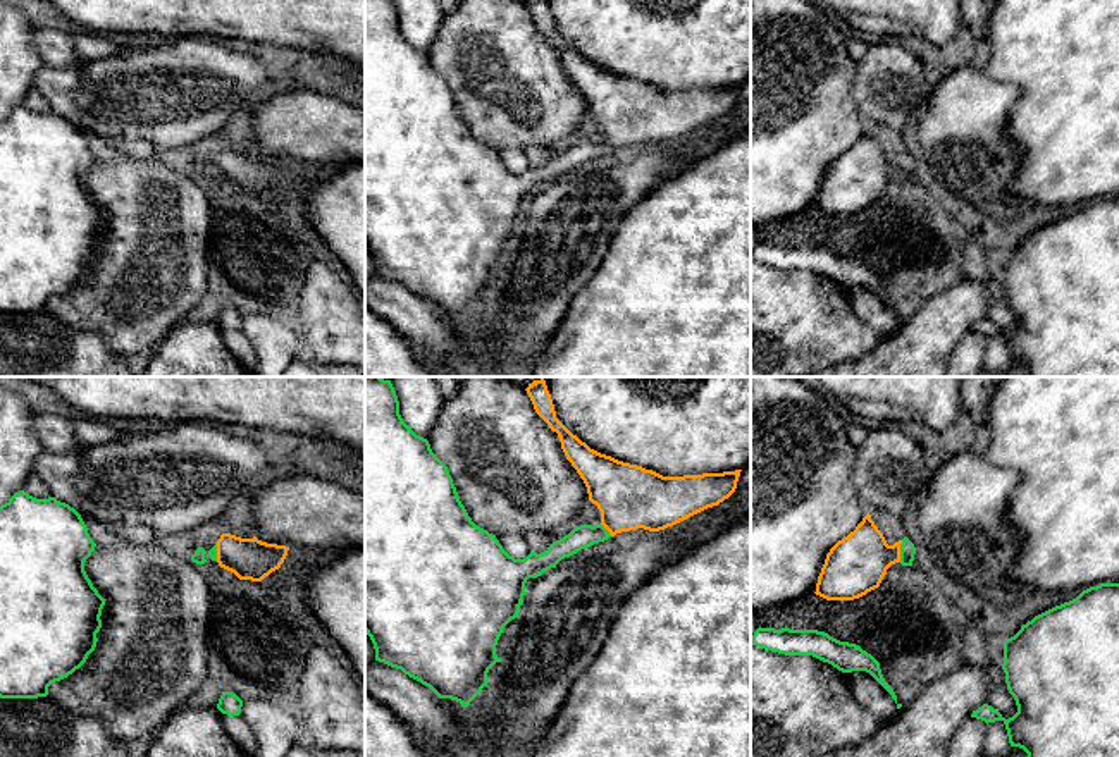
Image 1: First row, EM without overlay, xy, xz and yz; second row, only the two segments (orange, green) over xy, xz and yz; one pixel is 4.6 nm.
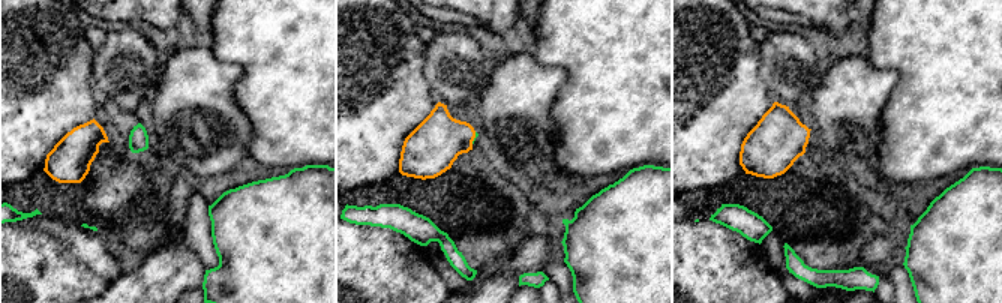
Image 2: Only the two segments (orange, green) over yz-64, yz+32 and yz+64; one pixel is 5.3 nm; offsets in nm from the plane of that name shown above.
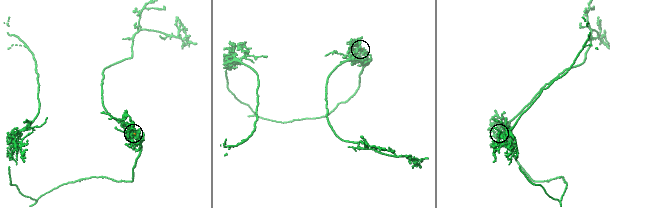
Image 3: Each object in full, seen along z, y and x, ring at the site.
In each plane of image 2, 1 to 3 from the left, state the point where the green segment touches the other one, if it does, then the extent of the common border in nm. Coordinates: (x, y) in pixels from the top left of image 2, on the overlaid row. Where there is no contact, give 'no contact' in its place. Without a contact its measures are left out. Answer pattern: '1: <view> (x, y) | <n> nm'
1: no contact
2: yz+32 (474, 137) | 70 nm
3: no contact

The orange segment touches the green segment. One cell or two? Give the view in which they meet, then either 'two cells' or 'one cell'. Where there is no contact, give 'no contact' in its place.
meets orange in yz; one cell

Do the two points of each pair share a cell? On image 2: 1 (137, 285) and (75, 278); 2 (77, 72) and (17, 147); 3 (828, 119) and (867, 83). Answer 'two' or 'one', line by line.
1: two
2: one
3: one

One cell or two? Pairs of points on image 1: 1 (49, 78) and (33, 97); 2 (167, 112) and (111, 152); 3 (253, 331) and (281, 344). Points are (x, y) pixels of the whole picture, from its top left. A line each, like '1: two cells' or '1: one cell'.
1: two cells
2: two cells
3: one cell

